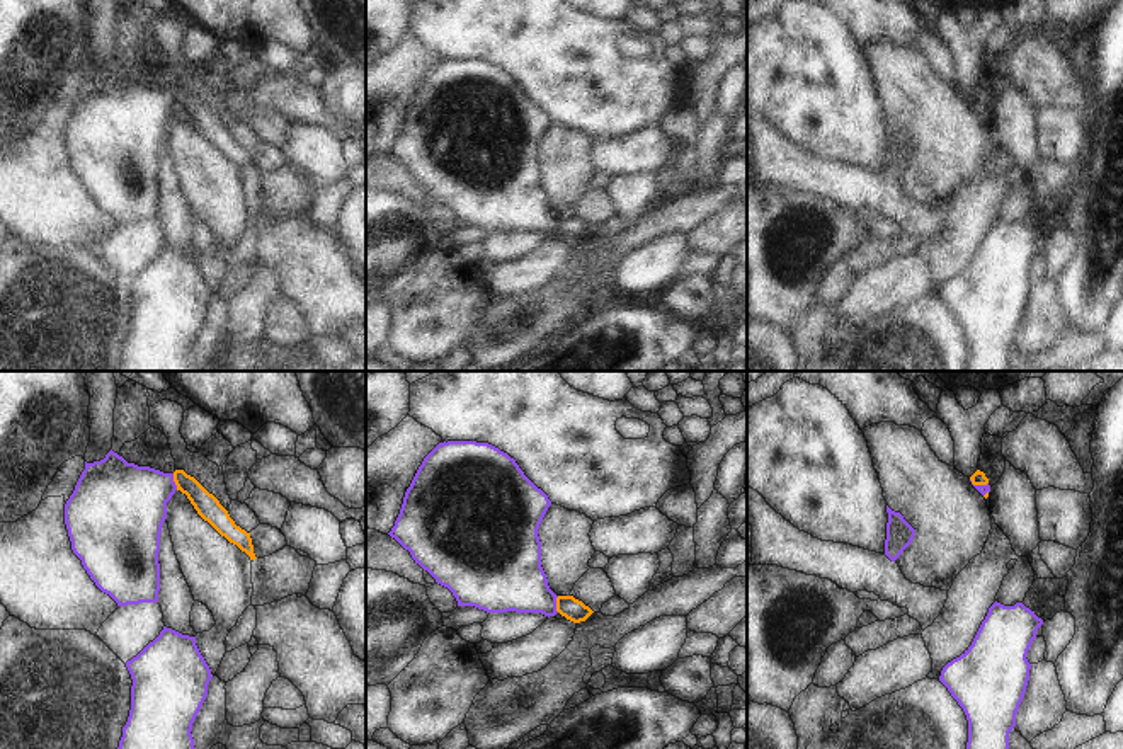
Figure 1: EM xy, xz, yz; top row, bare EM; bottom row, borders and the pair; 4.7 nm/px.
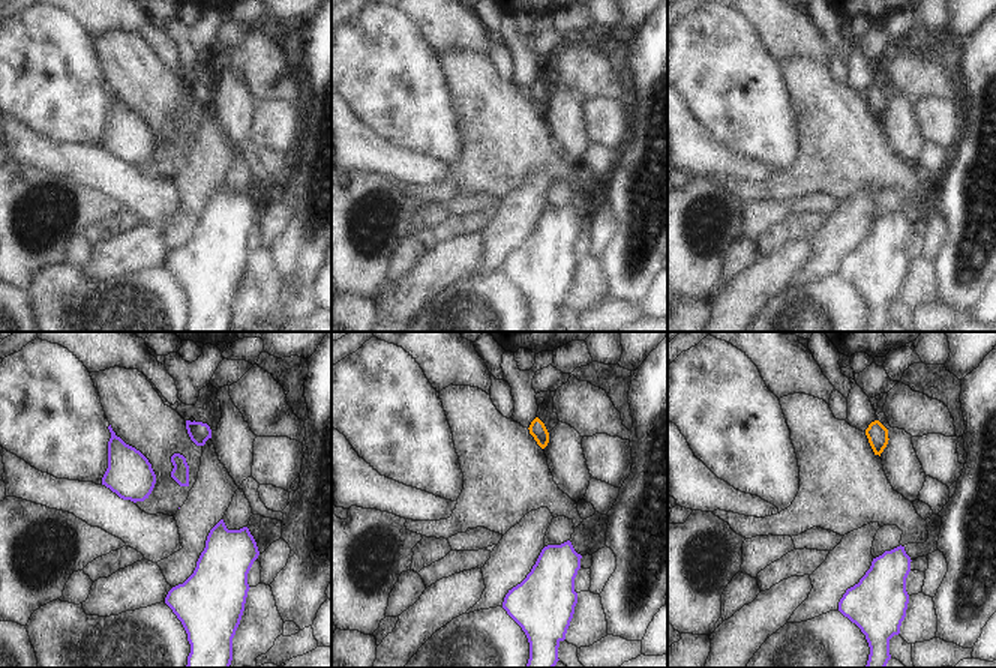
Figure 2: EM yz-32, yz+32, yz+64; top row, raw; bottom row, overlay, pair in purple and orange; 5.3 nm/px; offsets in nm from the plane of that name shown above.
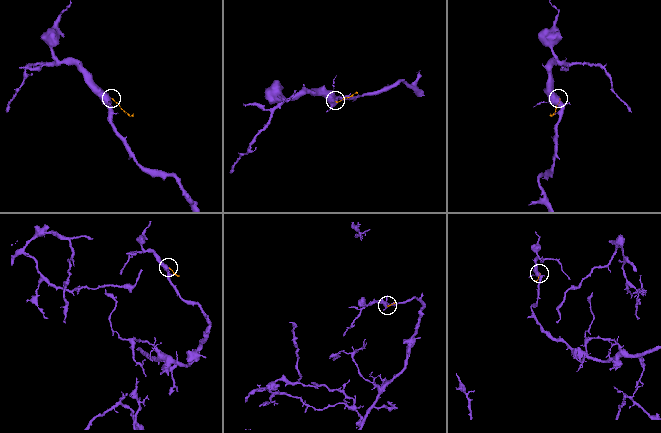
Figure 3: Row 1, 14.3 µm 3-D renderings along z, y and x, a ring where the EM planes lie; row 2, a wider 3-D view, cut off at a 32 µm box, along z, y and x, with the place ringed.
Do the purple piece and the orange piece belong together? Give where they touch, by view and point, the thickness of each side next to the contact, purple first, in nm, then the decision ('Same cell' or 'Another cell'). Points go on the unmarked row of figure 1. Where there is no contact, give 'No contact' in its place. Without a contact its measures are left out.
Touches purple at xy (174, 101). Thickness 380 nm (purple) against 110 nm. Same cell.

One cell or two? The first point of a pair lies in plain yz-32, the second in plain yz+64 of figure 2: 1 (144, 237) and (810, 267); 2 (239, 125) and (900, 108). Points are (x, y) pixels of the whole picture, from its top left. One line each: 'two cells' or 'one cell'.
1: two cells
2: one cell

